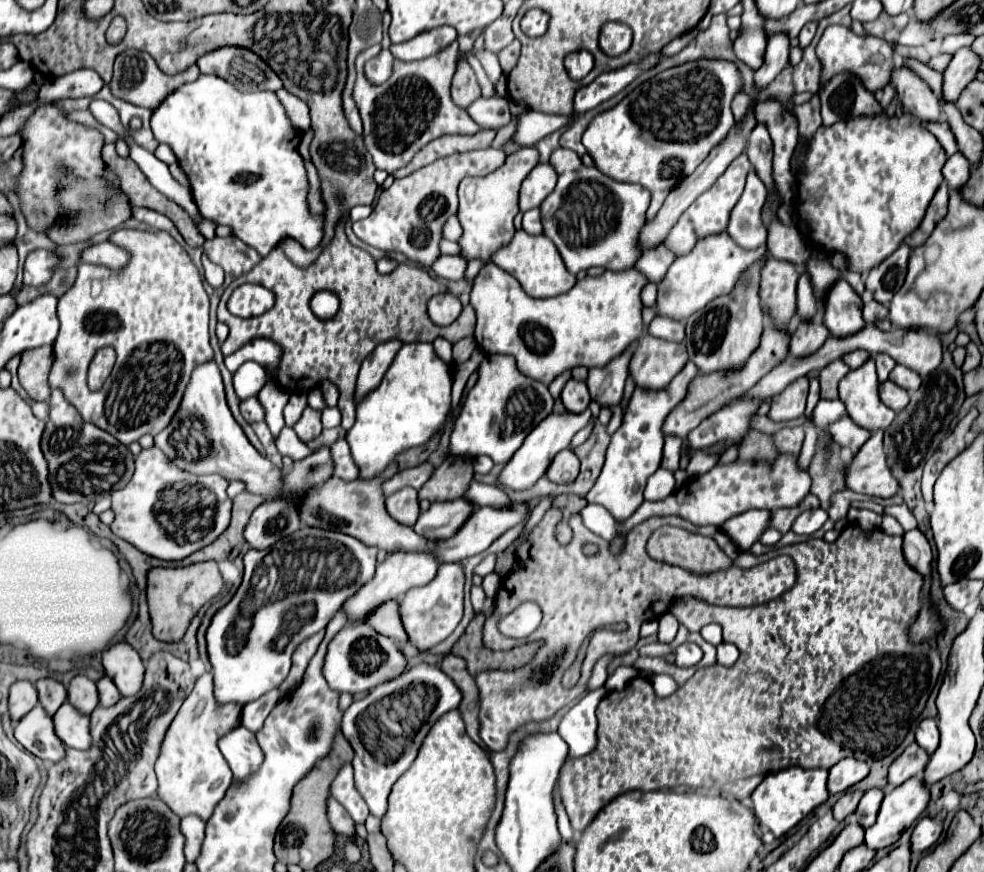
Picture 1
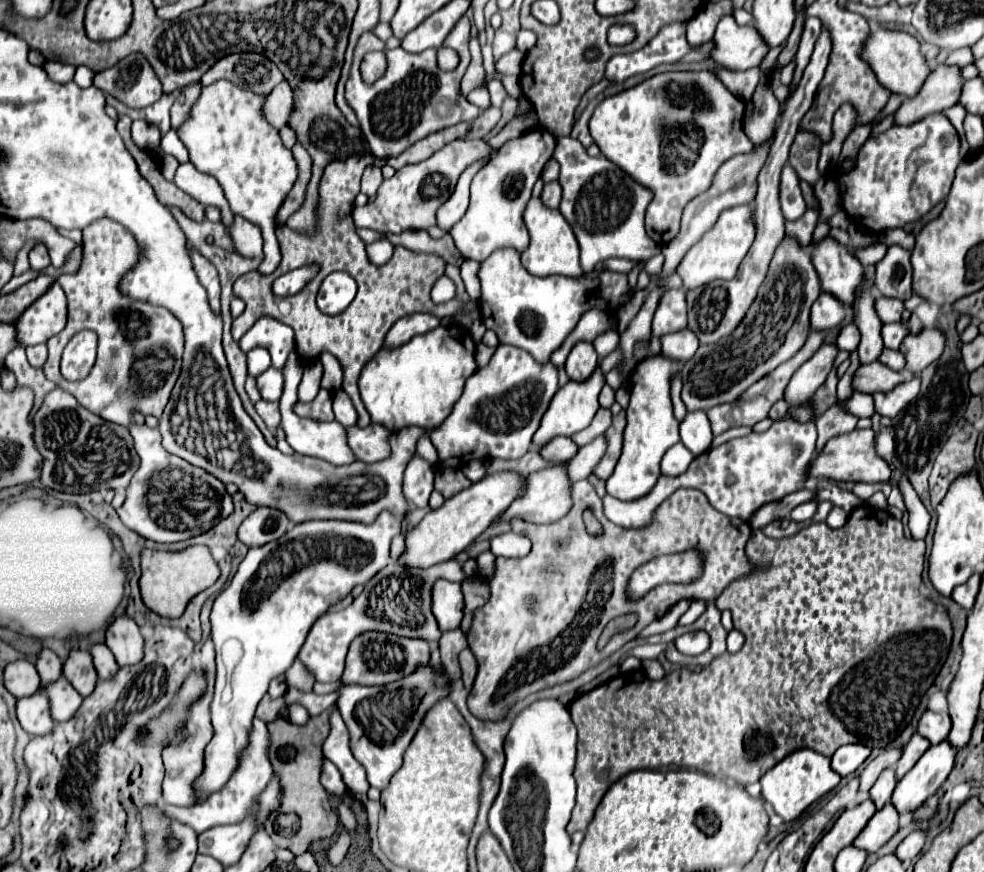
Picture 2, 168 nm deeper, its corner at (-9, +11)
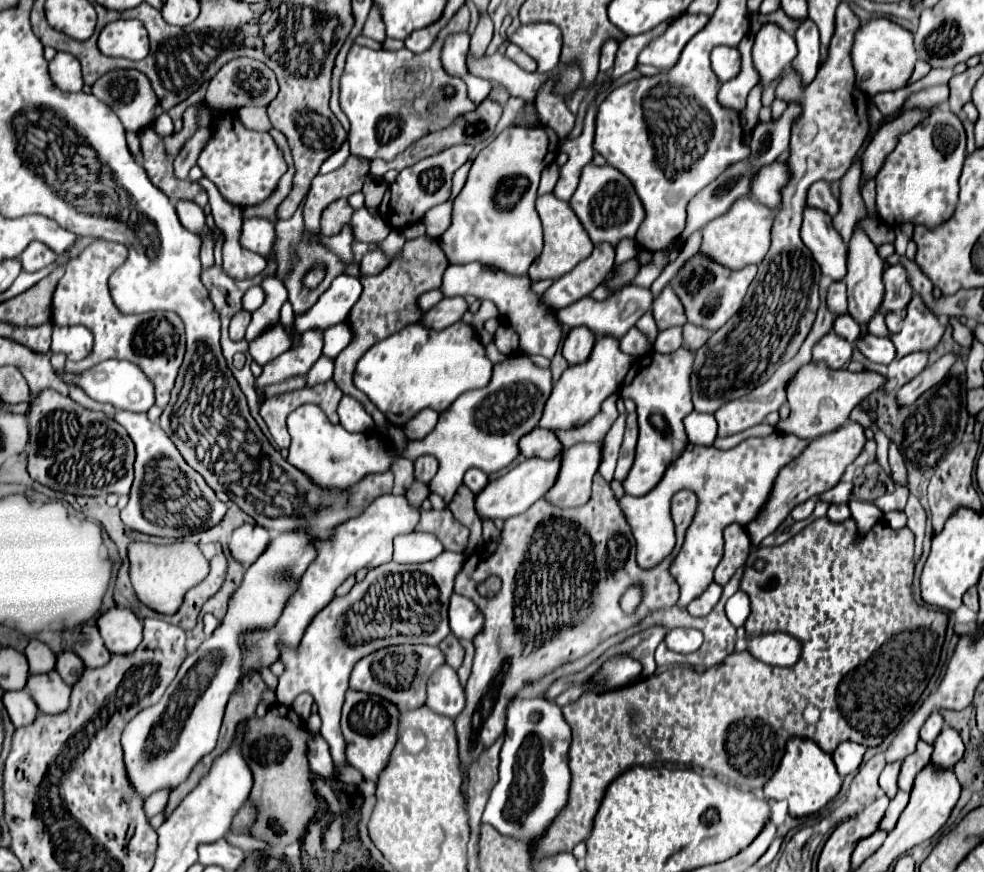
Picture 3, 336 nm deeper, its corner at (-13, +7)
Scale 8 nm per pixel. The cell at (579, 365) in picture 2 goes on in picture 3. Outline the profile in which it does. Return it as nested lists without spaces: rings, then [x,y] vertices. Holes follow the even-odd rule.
[[[574,327],[570,329],[570,333],[564,339],[564,347],[562,347],[562,355],[570,365],[576,363],[584,363],[588,359],[588,353],[592,351],[594,345],[594,333],[586,327]]]

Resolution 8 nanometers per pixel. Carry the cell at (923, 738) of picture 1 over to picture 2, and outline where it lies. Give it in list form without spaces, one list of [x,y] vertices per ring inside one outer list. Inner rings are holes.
[[[924,711],[920,723],[918,723],[918,733],[924,735],[932,745],[938,745],[948,739],[948,733],[952,729],[950,715],[948,713],[934,713],[934,711]]]

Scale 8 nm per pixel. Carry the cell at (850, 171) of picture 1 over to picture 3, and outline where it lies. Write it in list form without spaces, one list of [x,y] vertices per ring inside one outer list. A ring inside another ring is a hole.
[[[946,107],[934,109],[912,131],[900,135],[896,149],[886,157],[876,175],[876,207],[880,219],[890,225],[922,223],[928,229],[946,223],[958,205],[958,177],[966,155],[962,119]]]

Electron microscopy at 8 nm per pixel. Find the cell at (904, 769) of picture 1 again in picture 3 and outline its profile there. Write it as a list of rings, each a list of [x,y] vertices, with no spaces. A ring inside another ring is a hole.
[[[918,741],[916,751],[910,753],[904,759],[900,775],[898,775],[898,787],[902,791],[910,791],[912,789],[912,781],[914,781],[916,773],[920,773],[920,769],[924,769],[924,765],[930,761],[930,755],[932,755],[932,745],[924,743],[924,741]]]

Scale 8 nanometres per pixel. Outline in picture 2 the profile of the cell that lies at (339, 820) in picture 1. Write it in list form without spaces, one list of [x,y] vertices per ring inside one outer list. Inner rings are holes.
[[[328,759],[324,761],[324,769],[322,769],[322,785],[326,787],[326,791],[330,795],[336,795],[336,797],[344,797],[346,795],[346,785],[336,769],[336,765],[332,765]]]

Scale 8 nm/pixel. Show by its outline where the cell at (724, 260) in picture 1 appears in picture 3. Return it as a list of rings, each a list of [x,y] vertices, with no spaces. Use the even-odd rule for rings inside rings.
[[[740,197],[724,215],[712,219],[704,227],[702,253],[708,253],[708,257],[716,257],[716,261],[720,261],[720,265],[728,265],[728,269],[742,269],[750,263],[758,265],[770,249],[772,221],[774,211],[768,205],[762,205],[752,197]]]

